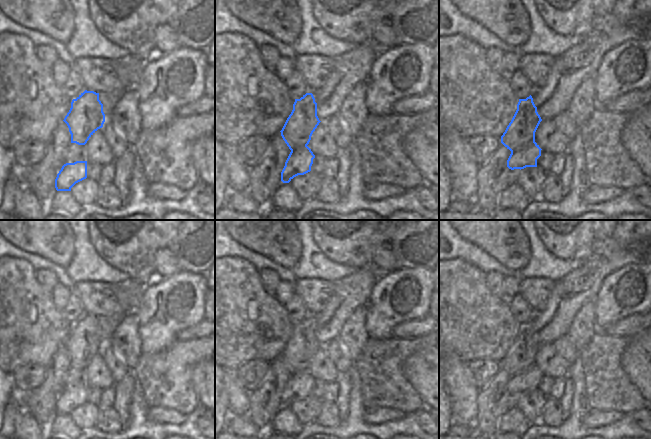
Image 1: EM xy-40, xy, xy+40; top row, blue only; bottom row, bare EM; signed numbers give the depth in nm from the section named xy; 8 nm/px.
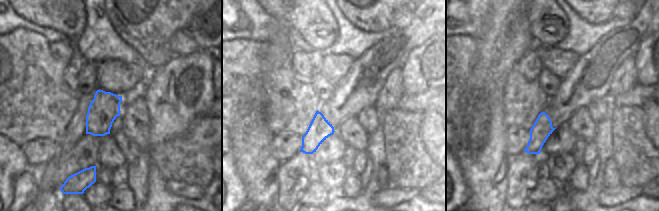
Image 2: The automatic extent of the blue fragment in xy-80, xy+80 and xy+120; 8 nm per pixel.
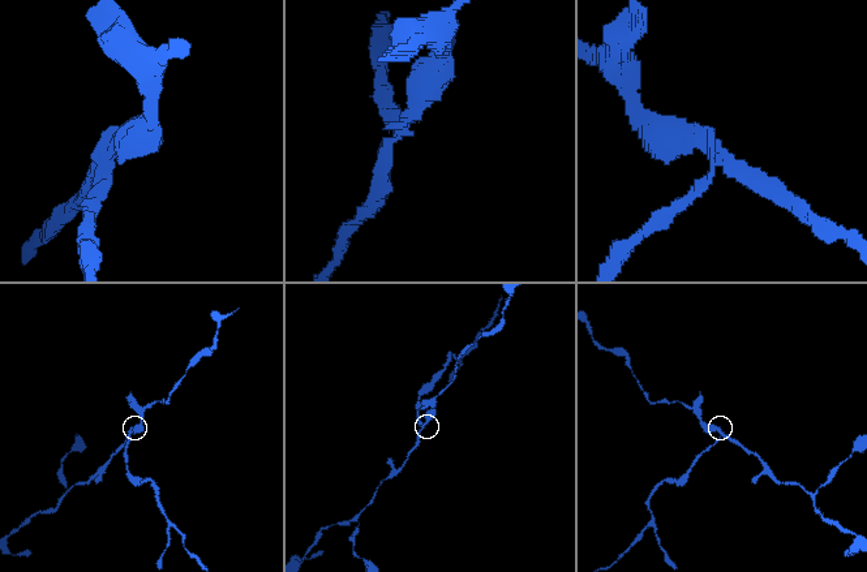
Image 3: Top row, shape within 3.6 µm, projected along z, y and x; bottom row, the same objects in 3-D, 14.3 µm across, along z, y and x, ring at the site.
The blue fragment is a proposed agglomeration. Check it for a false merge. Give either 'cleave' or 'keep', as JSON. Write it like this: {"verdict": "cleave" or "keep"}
{"verdict": "cleave"}

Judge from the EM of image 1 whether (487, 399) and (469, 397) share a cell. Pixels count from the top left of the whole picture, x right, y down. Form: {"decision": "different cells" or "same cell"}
{"decision": "different cells"}

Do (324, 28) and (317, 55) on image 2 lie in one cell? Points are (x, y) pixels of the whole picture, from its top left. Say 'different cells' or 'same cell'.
different cells

